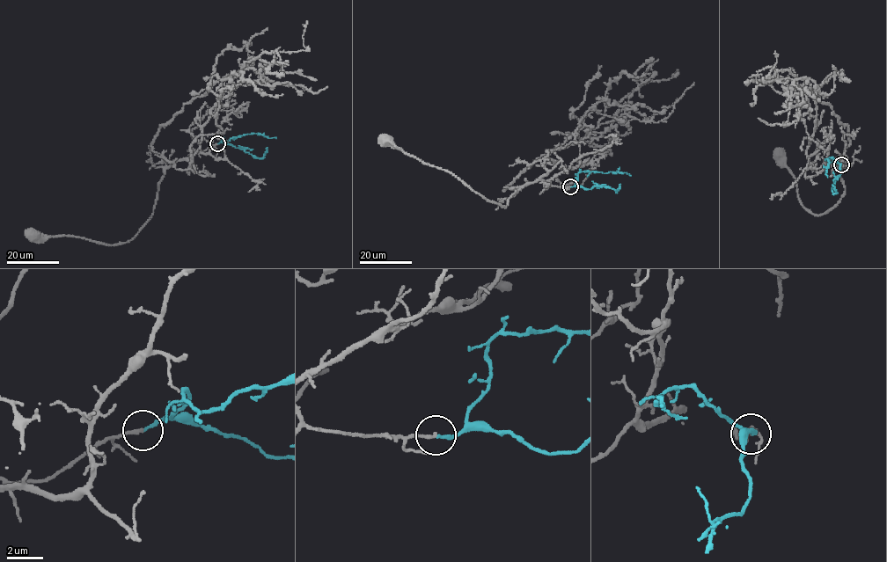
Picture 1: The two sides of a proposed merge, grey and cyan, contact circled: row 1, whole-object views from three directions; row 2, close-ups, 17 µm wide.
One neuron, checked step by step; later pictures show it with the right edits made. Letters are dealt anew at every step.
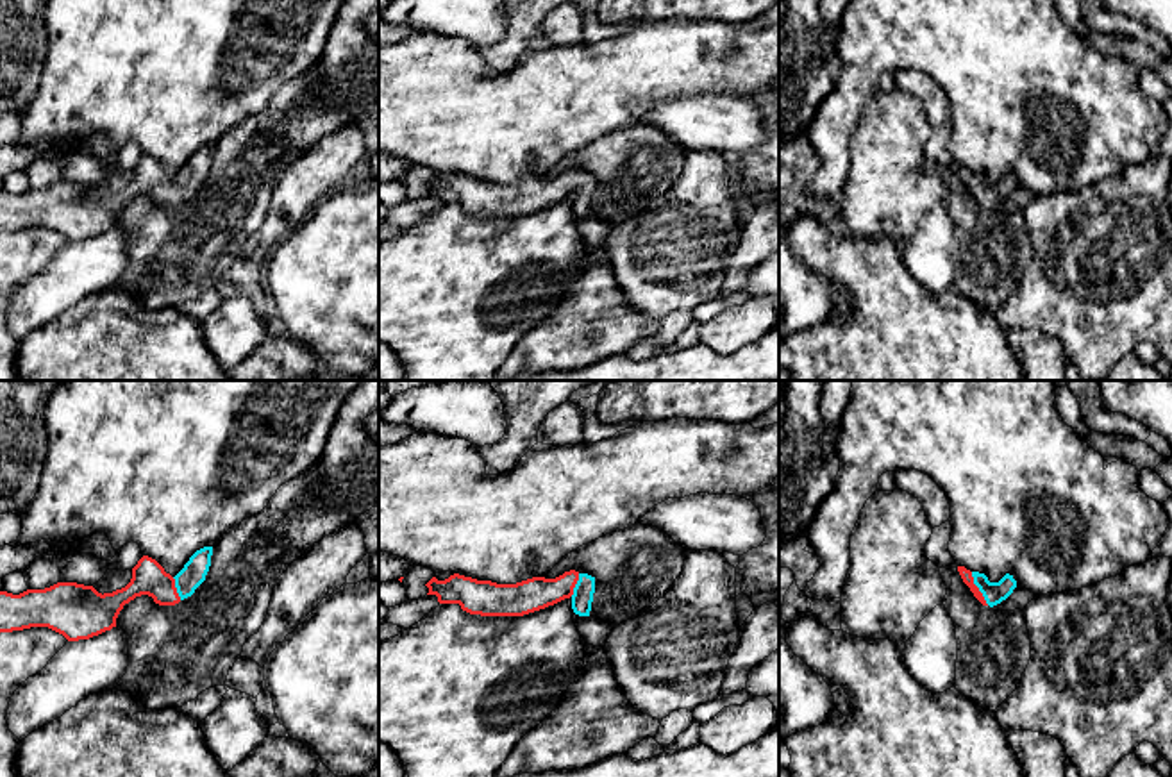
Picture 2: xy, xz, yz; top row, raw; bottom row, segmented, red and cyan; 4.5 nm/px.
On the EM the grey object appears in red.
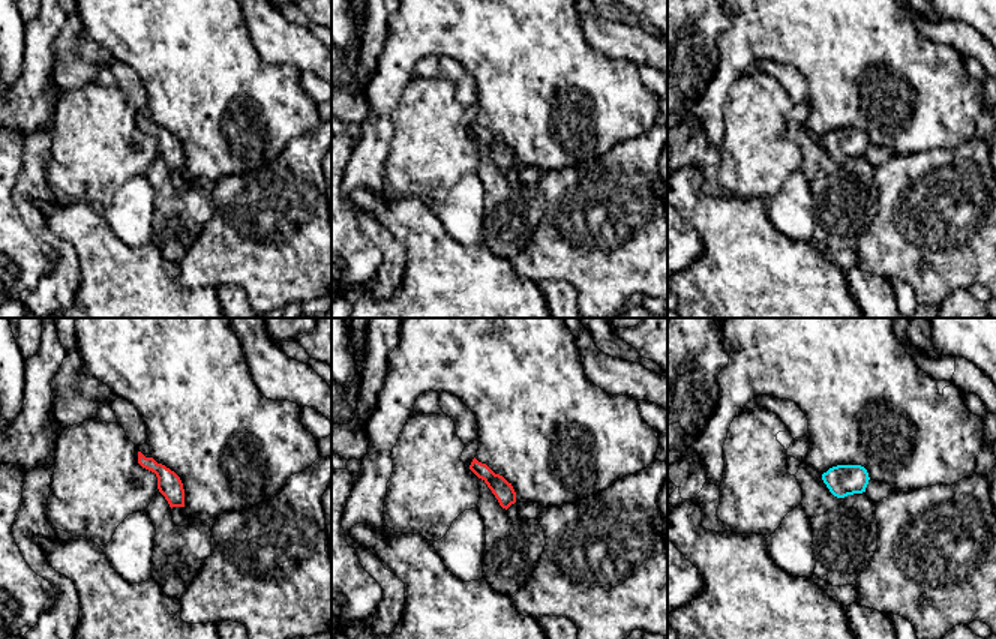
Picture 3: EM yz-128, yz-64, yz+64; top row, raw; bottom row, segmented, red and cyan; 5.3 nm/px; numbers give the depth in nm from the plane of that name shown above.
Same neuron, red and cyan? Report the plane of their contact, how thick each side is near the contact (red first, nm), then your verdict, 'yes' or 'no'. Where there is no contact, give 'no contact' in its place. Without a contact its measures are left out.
yz | 50/100 nm | yes

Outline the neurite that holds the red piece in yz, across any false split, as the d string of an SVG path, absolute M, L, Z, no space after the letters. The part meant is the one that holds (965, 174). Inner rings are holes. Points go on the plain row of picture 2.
M958 166L958 171L959 171L963 182L970 188L974 196L983 205L993 207L993 205L1000 204L1017 188L1017 180L1009 173L1006 173L999 182L990 182L984 173L970 171L965 166Z

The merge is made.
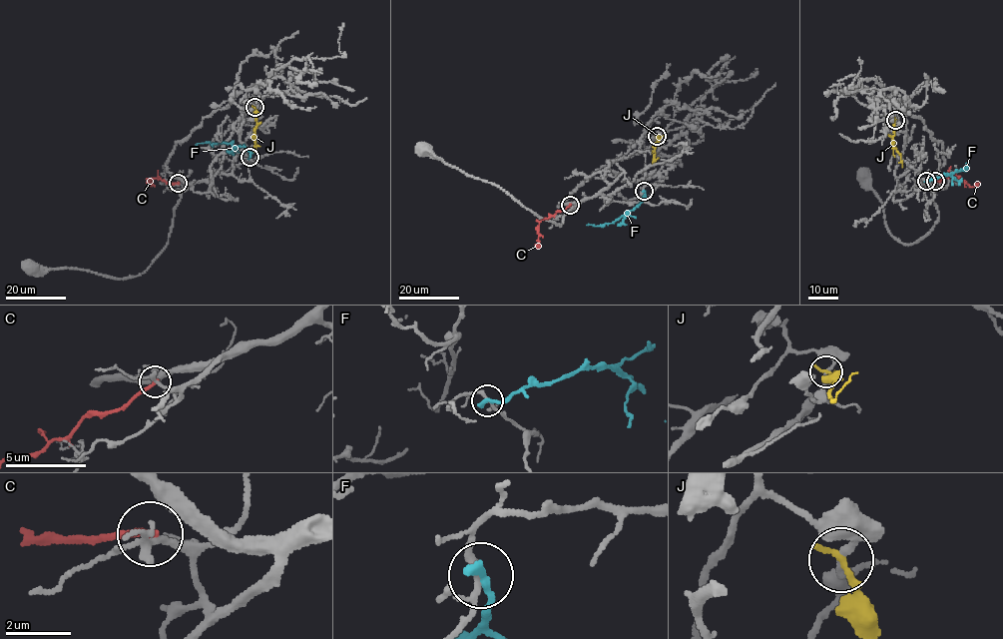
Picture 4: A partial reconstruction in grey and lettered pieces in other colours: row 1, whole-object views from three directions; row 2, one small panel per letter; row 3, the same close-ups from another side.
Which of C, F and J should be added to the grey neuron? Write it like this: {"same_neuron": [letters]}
{"same_neuron": []}

